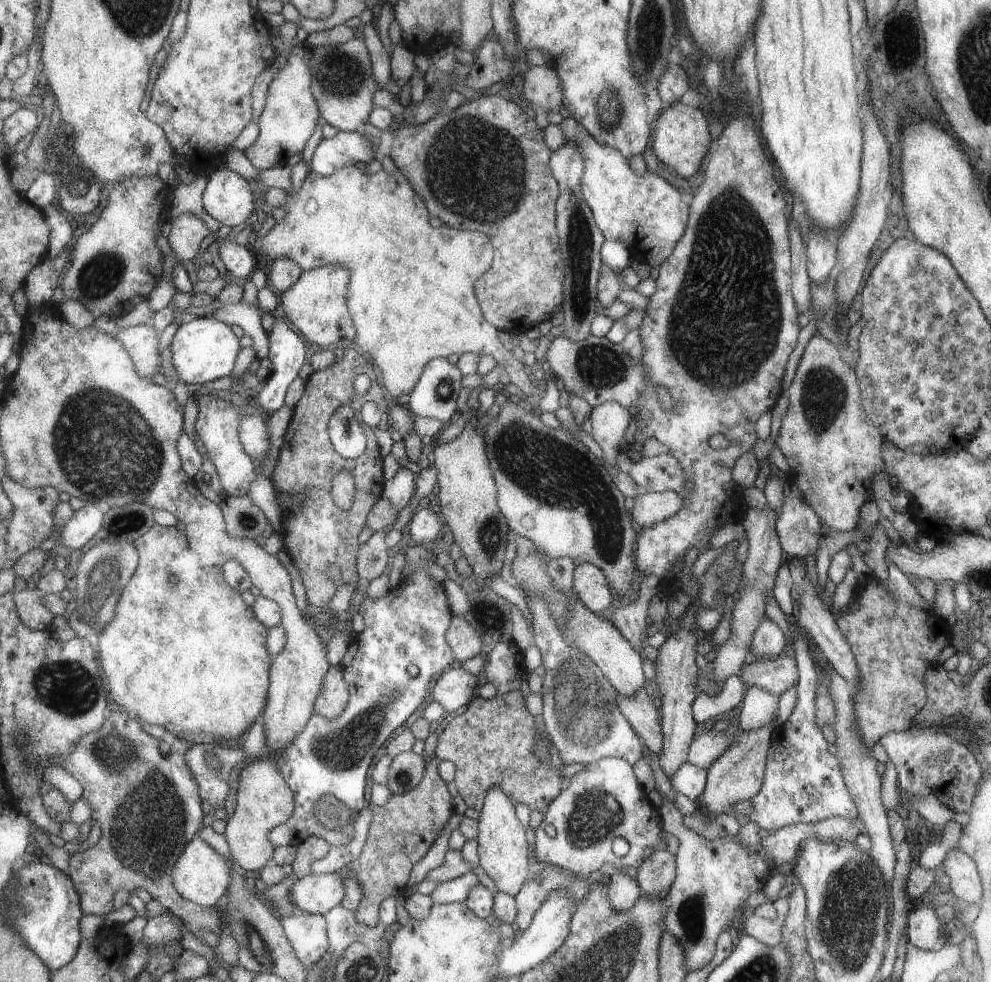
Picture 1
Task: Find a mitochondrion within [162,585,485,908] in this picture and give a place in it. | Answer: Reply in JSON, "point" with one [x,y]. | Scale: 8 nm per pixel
{"point":[346,748]}

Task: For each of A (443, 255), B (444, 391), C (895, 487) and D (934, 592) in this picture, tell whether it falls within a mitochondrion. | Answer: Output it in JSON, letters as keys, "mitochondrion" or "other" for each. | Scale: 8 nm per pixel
{"A":"other","B":"mitochondrion","C":"other","D":"other"}

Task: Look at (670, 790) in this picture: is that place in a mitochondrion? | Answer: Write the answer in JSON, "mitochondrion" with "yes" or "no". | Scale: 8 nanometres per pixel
{"mitochondrion":"no"}

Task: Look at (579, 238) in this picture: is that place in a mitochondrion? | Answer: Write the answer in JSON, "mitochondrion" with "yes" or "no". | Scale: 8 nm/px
{"mitochondrion":"yes"}

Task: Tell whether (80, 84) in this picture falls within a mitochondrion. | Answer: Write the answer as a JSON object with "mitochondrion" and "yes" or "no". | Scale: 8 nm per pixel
{"mitochondrion":"no"}

